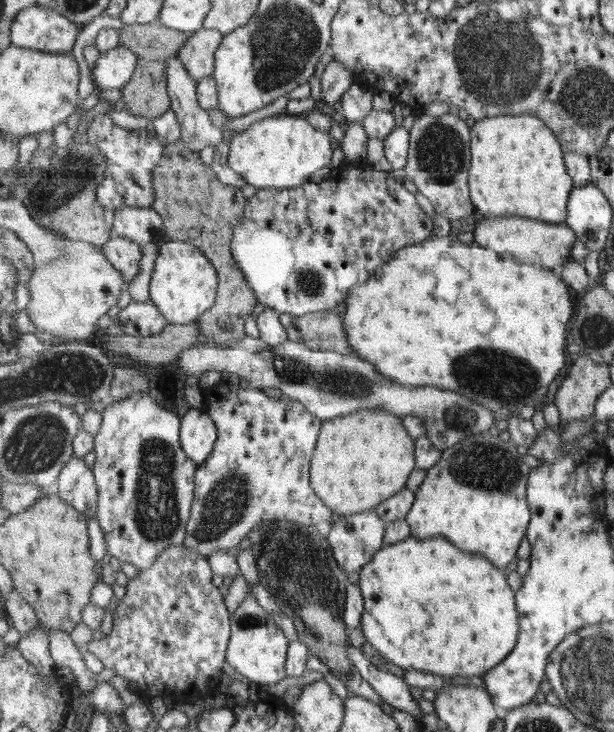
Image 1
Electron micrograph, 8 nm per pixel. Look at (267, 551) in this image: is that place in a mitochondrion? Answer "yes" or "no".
yes

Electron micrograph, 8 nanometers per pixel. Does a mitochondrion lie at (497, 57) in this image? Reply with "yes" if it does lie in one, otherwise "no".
yes

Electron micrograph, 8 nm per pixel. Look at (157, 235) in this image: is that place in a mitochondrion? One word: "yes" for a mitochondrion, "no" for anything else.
no

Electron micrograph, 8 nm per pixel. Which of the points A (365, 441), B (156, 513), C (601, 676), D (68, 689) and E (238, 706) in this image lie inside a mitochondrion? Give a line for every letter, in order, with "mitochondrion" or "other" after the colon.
A: other
B: mitochondrion
C: mitochondrion
D: other
E: other

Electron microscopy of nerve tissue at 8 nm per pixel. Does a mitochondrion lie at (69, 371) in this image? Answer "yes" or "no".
yes

